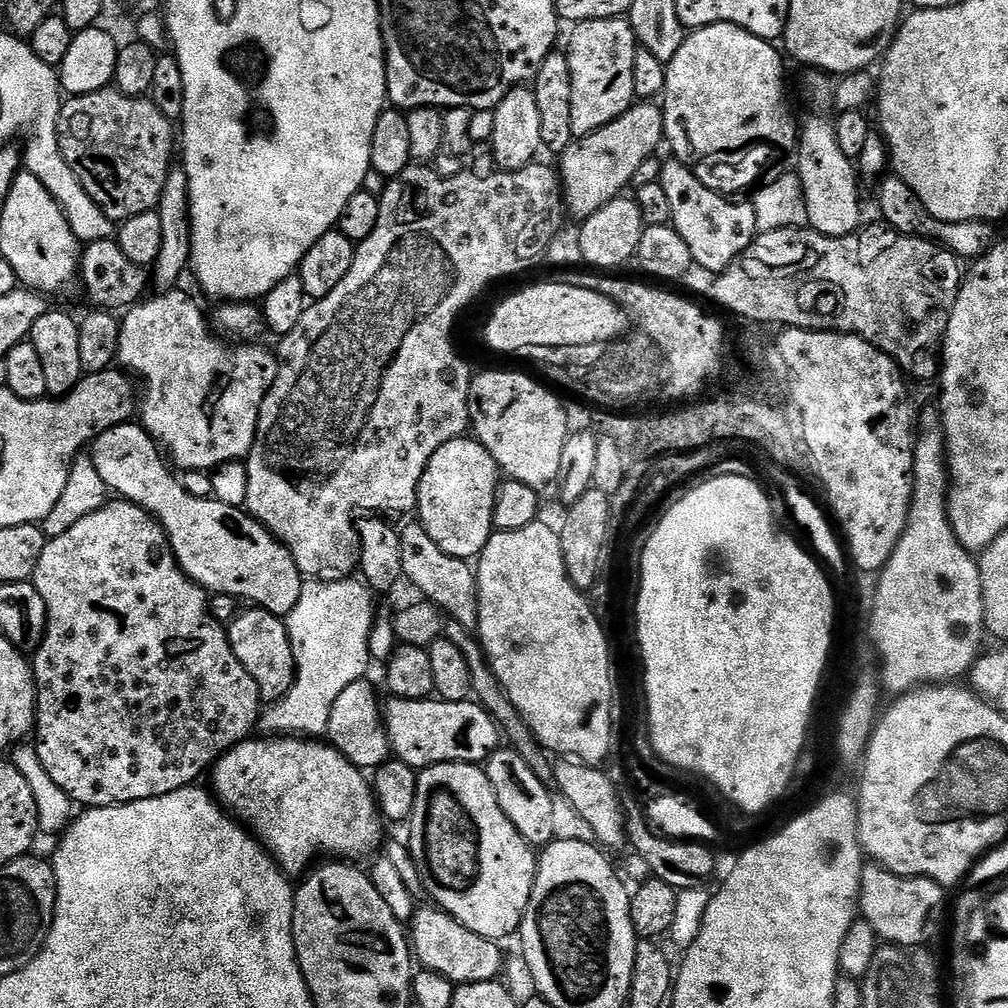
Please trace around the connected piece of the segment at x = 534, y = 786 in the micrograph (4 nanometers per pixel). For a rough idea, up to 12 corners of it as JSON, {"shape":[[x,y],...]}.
{"shape":[[508,746],[488,757],[506,818],[533,846],[551,844],[554,796]]}

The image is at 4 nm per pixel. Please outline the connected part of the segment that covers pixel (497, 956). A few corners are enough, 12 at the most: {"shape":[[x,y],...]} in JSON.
{"shape":[[436,906],[410,921],[421,969],[457,986],[496,980],[497,941]]}

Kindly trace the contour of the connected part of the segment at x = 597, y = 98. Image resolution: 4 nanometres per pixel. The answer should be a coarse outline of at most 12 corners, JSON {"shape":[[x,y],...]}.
{"shape":[[627,19],[581,20],[566,55],[574,137],[636,100]]}

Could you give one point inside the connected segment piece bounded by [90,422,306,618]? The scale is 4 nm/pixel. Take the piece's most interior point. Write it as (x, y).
(221, 548)

